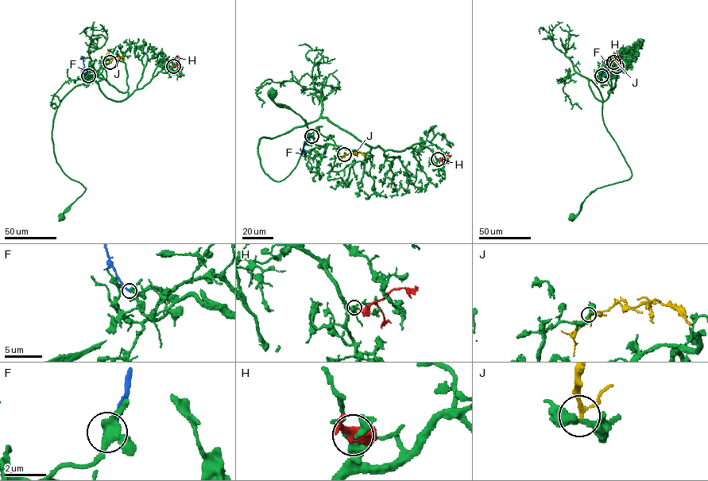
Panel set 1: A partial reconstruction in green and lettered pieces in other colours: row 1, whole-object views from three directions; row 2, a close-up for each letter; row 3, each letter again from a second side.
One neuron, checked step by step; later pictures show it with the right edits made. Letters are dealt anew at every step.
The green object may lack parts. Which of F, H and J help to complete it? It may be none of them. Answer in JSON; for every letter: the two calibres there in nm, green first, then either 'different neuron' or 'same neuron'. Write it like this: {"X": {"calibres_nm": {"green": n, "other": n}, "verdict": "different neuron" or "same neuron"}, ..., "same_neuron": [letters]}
{"F": {"calibres_nm": {"green": 360, "other": 200}, "verdict": "different neuron"}, "H": {"calibres_nm": {"green": 360, "other": 160}, "verdict": "different neuron"}, "J": {"calibres_nm": {"green": 320, "other": 150}, "verdict": "different neuron"}, "same_neuron": []}

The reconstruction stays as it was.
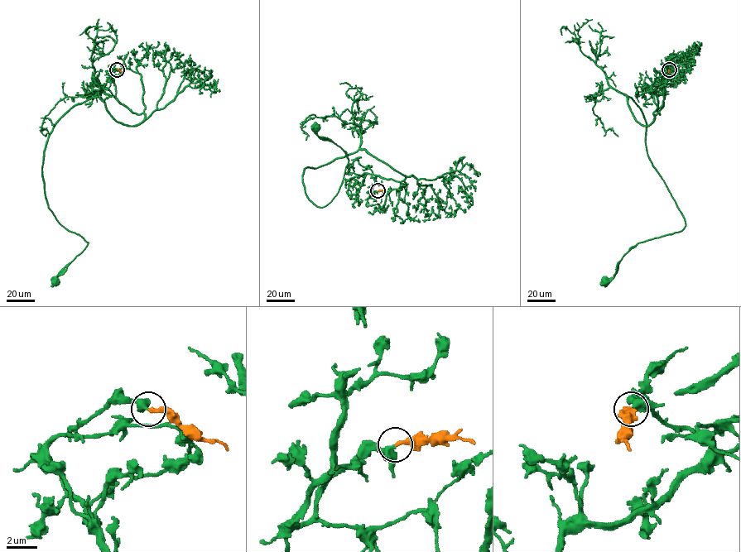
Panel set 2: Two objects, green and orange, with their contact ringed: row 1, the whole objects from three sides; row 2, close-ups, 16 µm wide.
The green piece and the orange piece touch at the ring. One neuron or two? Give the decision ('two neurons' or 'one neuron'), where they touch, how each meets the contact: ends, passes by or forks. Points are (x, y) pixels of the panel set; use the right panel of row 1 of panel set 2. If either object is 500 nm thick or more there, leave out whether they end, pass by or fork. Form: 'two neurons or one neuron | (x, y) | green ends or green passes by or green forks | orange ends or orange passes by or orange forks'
one neuron | (669, 69) | green passes by | orange ends

